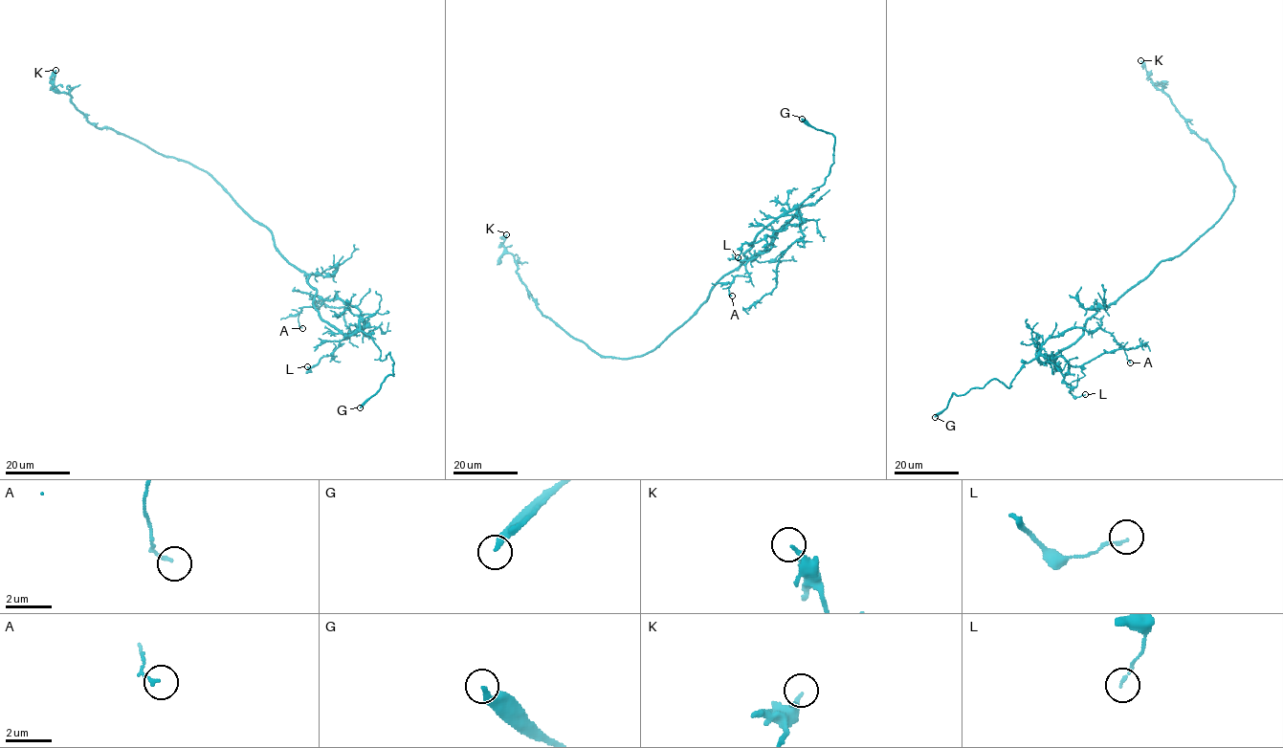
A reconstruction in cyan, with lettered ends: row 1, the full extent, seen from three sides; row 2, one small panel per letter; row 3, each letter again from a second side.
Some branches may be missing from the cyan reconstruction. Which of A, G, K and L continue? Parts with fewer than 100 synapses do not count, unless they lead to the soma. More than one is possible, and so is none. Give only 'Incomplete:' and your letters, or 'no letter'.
Incomplete: G

